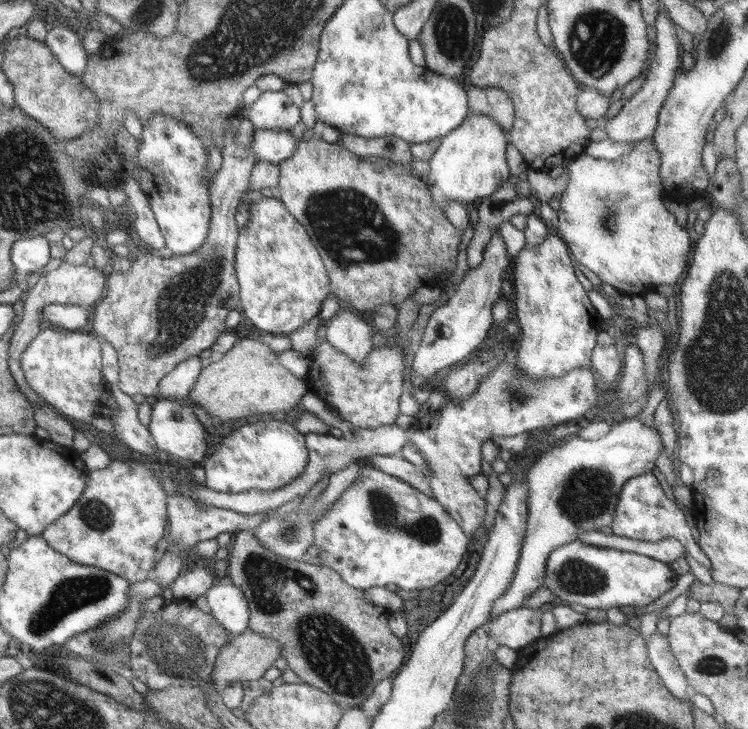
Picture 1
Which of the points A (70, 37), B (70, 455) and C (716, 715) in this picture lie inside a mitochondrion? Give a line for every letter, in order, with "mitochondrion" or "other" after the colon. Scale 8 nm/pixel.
A: other
B: other
C: other

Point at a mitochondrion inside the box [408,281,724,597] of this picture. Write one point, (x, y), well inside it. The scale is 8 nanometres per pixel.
(587, 496)

